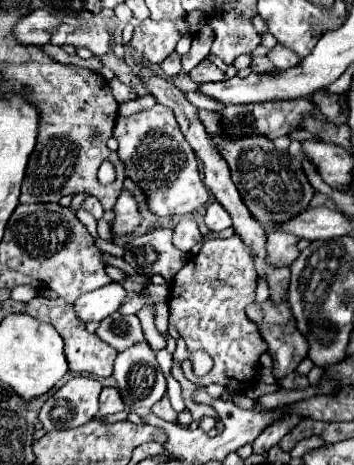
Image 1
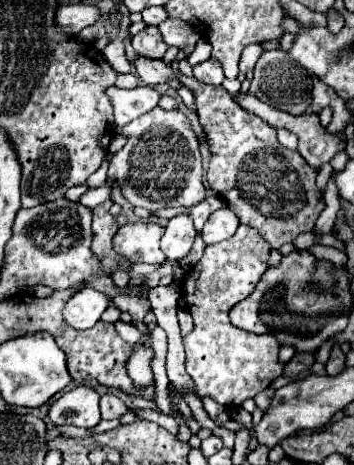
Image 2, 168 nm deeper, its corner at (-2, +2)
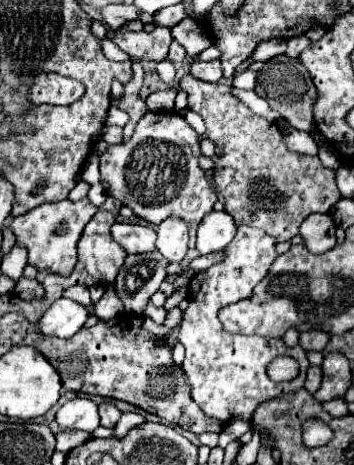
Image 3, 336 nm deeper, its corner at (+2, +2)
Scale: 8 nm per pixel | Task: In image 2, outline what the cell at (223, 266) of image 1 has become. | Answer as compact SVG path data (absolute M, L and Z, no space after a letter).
M240 225L238 231L216 245L206 247L206 271L196 281L186 281L184 297L186 307L194 319L194 329L184 337L186 347L186 373L194 381L194 393L210 397L230 409L240 407L248 397L256 397L276 377L282 375L284 363L278 359L280 343L274 335L262 339L256 333L234 327L228 319L232 305L246 299L262 273L268 269L270 243L258 233L258 229Z

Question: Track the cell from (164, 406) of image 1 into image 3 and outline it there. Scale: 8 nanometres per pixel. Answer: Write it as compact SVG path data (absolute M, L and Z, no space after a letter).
M128 411L128 413L122 413L120 421L116 423L116 437L124 437L132 427L136 425L142 425L144 423L144 417L140 413L134 413L134 411Z

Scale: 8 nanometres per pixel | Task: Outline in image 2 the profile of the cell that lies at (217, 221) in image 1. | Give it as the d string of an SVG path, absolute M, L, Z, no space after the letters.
M224 207L224 209L218 209L210 215L210 219L204 223L200 235L206 245L214 245L218 241L230 239L236 233L238 225L240 225L240 221L238 221L236 213L230 211L228 207Z

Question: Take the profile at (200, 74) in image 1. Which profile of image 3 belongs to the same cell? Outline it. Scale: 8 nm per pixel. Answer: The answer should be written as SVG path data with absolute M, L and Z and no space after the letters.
M194 61L190 65L190 73L200 79L200 81L208 81L208 83L218 83L222 79L222 67L216 61Z

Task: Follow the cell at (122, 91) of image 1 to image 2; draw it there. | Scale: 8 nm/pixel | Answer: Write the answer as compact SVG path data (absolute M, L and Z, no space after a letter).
M110 87L108 97L114 107L116 125L128 125L136 117L154 109L160 101L160 93L152 87L136 87L136 89L118 89Z

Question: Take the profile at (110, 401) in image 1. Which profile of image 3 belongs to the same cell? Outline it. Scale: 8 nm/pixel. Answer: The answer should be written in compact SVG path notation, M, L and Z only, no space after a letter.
M100 403L100 425L114 427L120 419L120 409L114 403Z

